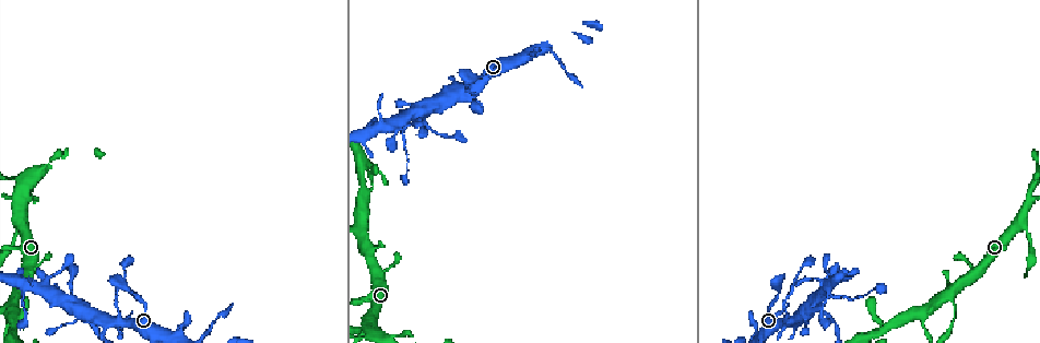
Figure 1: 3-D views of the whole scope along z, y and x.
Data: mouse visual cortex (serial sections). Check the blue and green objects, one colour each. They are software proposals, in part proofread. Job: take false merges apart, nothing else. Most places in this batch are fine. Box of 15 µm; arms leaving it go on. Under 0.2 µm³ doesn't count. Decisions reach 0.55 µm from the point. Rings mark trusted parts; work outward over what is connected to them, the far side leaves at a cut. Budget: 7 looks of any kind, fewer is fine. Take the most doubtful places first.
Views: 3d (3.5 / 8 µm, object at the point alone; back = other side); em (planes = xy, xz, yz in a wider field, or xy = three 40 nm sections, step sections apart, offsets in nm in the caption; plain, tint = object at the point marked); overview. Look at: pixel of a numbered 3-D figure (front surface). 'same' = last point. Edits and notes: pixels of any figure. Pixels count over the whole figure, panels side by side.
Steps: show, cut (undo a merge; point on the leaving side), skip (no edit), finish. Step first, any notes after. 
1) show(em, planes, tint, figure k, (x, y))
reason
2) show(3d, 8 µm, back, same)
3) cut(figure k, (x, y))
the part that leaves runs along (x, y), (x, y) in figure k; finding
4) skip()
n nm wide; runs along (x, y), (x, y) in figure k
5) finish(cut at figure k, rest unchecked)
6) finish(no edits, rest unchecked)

show(3d, 3.5 µm, figure 1, (818, 310))
side arm on a straight run

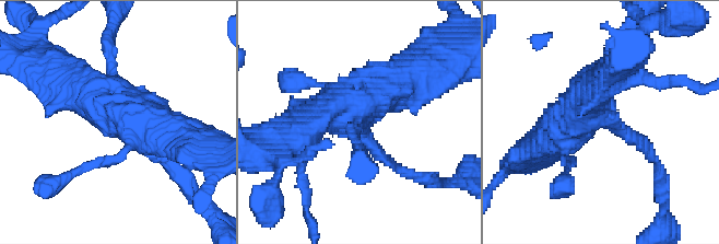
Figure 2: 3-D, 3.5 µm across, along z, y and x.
show(em, xy, step 5, tint, figure 2, (609, 117))
shape alone is not enough

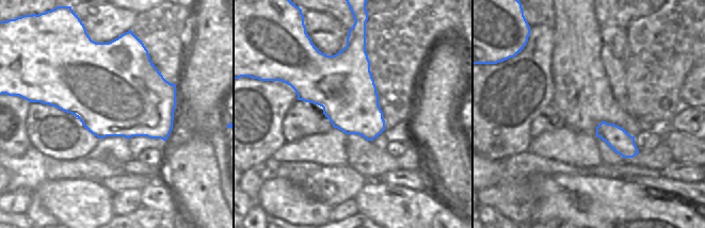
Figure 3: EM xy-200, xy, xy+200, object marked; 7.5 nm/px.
skip()
runs along (169, 131), (126, 122), (52, 68) in figure 2; all the same cell

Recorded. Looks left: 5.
show(3d, 3.5 µm, figure 1, (16, 229))
abrupt turn

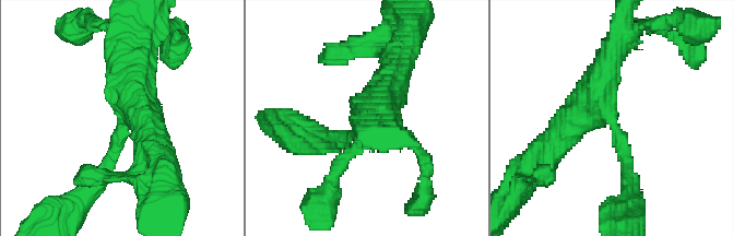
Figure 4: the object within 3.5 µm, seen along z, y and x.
show(em, xy, step 5, tint, figure 4, (609, 113))
3 arms; arms of 200, 400, 450 nm; need the tissue

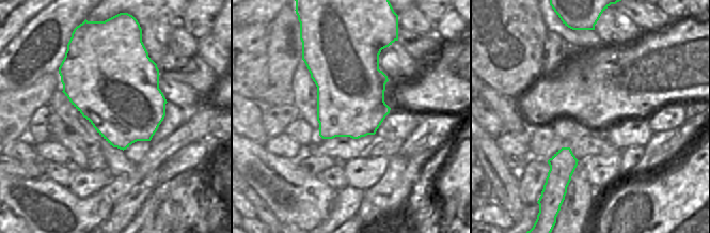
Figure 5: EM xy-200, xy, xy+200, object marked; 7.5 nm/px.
skip()
continuous, no second cell

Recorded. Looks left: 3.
show(3d, 3.5 µm, figure 1, (17, 295))

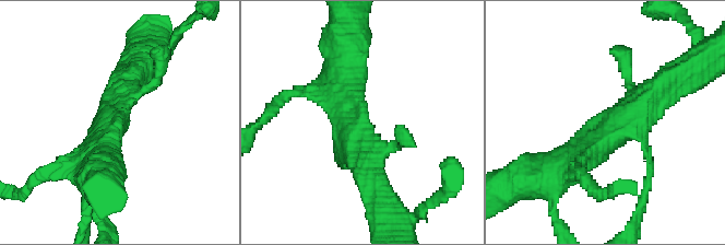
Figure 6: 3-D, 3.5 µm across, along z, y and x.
show(em, xy, step 2, tint, figure 6, (356, 141))
need the tissue

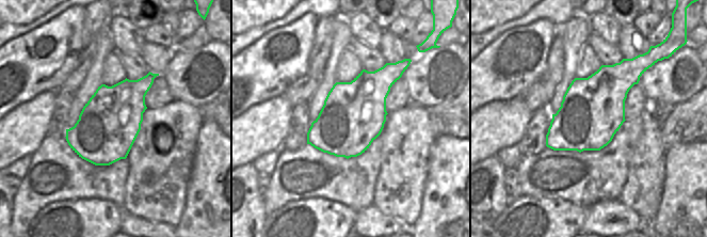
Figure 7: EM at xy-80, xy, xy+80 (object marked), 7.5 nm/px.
skip()
runs along (675, 77), (569, 164) in figure 6; all the same cell

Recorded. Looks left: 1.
finish(no edits, rest unchecked)

